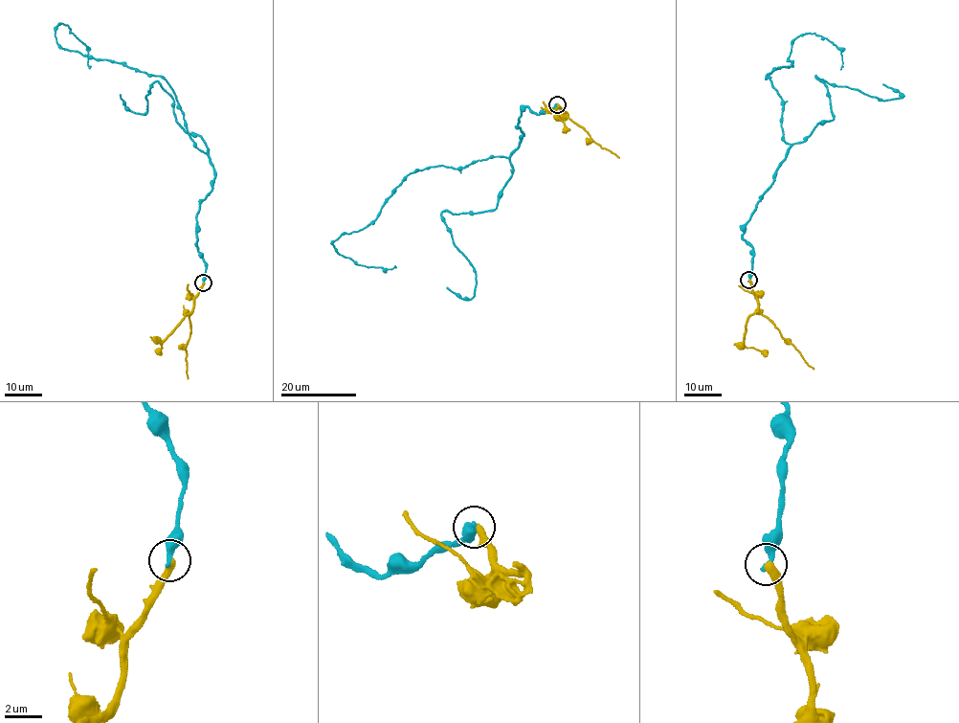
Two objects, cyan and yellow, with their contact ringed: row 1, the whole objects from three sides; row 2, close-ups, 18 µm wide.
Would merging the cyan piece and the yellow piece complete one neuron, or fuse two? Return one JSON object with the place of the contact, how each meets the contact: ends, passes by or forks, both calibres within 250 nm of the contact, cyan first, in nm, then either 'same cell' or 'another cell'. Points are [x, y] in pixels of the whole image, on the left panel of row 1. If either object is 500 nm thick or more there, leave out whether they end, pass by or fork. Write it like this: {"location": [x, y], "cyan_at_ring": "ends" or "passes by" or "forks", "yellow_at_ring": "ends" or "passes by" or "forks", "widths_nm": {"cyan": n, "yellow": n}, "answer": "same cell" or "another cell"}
{"location": [203, 282], "cyan_at_ring": "ends", "yellow_at_ring": "ends", "widths_nm": {"cyan": 360, "yellow": 400}, "answer": "another cell"}

